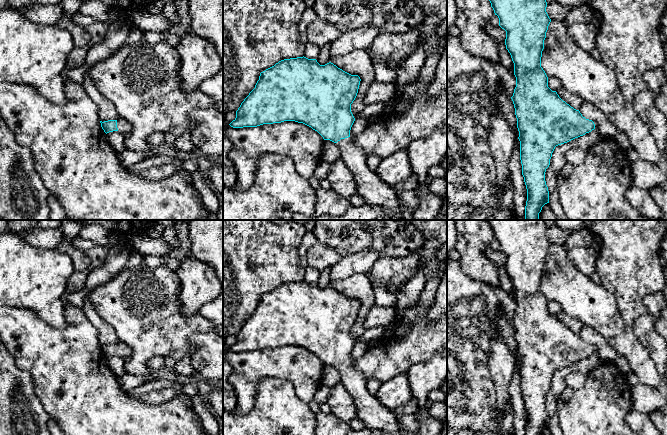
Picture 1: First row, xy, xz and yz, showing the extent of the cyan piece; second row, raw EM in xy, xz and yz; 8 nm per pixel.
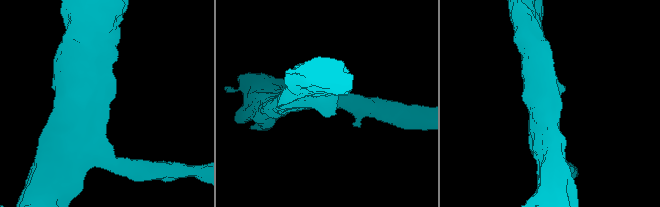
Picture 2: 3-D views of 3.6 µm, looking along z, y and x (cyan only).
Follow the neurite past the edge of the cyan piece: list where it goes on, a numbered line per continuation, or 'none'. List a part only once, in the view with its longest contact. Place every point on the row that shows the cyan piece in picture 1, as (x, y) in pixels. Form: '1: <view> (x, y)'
1: xz (375, 192)

